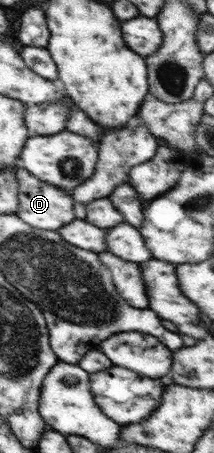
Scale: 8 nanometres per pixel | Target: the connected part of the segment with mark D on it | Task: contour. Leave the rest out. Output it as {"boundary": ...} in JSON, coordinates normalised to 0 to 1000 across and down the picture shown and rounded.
{"boundary":[[[84,369],[84,459],[79,479],[164,506],[266,510],[332,492],[346,472],[346,444],[322,422],[266,417]]]}

